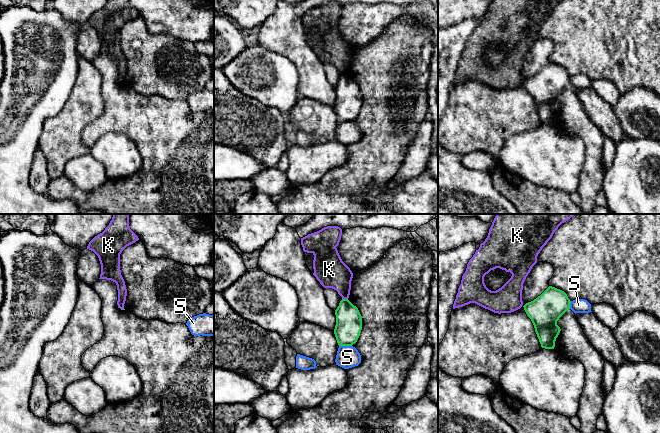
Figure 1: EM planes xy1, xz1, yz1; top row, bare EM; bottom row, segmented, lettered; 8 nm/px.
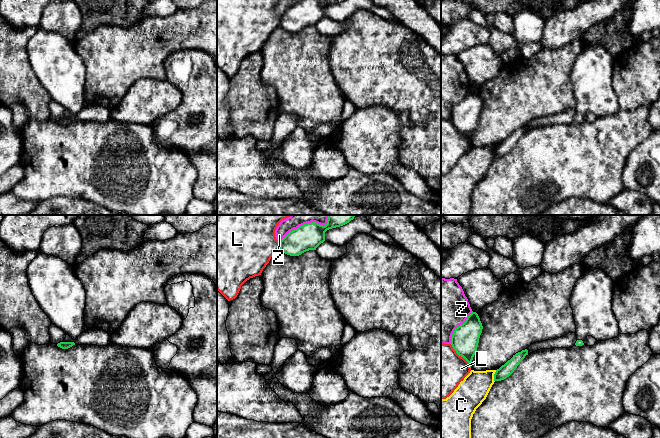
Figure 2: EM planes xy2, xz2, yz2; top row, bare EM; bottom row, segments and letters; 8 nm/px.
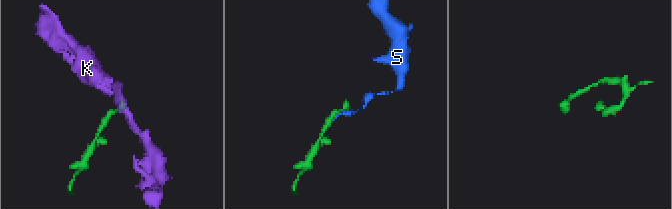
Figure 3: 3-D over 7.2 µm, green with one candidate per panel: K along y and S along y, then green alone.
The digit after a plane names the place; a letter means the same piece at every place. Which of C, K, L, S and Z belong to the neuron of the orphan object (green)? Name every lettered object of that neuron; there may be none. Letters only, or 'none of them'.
none of them

